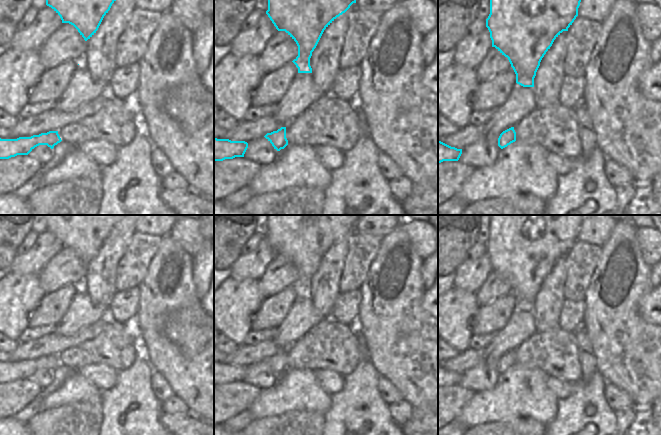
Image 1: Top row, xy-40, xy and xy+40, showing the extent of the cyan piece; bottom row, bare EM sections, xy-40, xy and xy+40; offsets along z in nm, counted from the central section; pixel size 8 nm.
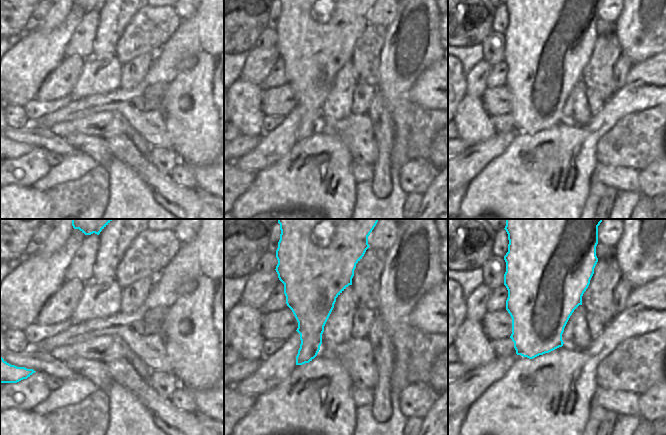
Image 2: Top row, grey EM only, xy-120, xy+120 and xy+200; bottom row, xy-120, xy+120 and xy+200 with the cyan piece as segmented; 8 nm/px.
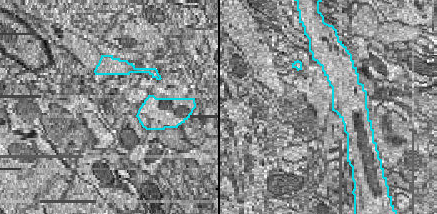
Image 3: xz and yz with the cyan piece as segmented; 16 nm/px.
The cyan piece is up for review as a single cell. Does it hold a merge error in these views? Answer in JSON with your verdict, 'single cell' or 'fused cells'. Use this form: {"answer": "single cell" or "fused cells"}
{"answer": "single cell"}

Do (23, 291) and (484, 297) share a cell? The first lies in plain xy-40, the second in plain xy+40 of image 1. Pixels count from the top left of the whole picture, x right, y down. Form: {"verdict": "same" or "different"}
{"verdict": "different"}

